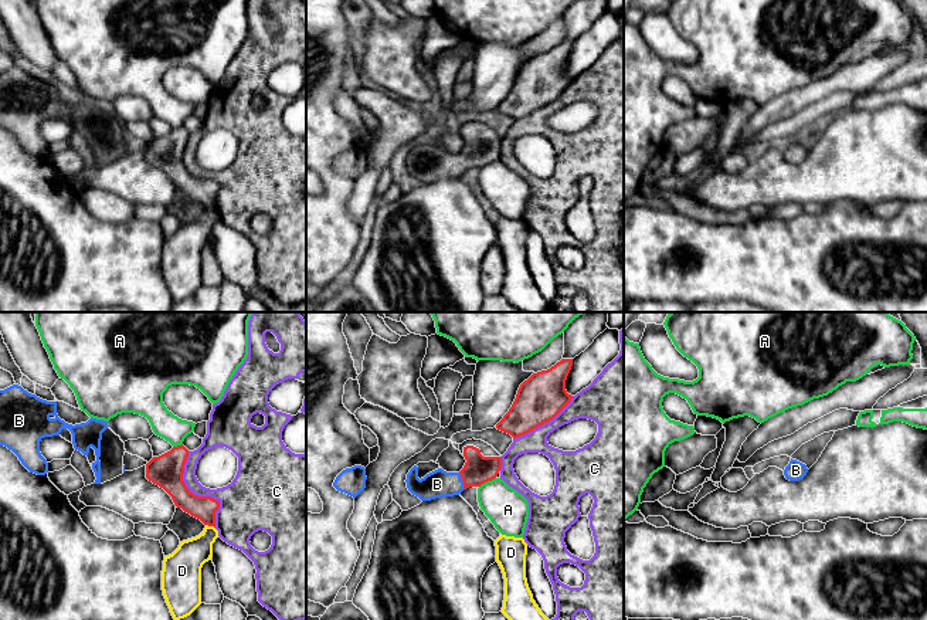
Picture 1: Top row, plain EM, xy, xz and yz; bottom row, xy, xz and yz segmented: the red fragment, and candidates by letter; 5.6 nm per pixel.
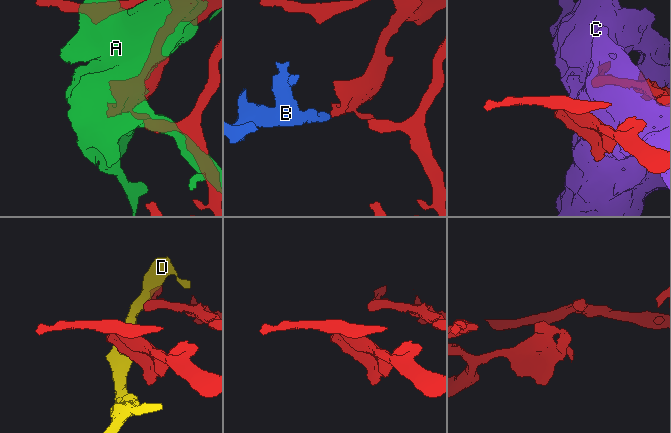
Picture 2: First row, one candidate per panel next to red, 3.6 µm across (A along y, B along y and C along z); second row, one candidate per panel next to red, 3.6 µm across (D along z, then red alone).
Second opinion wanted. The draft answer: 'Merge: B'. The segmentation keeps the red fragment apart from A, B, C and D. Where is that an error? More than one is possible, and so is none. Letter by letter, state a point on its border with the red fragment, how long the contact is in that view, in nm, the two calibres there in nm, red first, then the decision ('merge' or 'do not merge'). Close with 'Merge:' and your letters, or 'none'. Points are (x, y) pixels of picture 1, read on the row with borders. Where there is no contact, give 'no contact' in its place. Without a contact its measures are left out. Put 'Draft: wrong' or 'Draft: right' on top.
Draft: right
A: meets red in xz at (486, 481); contact 110 nm long; 160 nm thick on the red side, 240 nm on the other; do not merge
B: meets red in xz at (462, 480); contact 100 nm long; 160 nm thick on the red side, 150 nm on the other; merge
C: meets red in xy at (197, 495); contact 460 nm long; 190 nm thick on the red side, 240 nm on the other; do not merge
D: meets red in xy at (210, 525); contact 60 nm long; 140 nm thick on the red side, 190 nm on the other; do not merge
Merge: B

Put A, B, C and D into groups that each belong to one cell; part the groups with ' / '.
A / B / C / D

